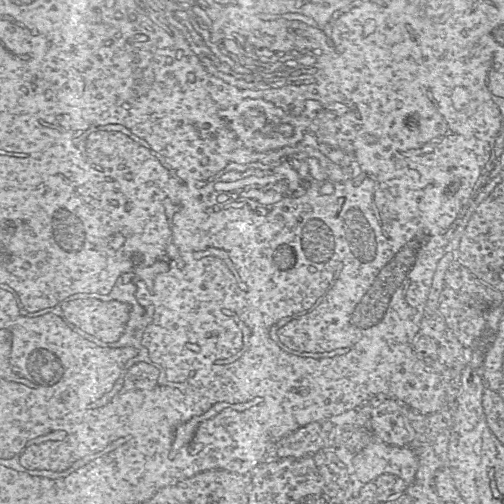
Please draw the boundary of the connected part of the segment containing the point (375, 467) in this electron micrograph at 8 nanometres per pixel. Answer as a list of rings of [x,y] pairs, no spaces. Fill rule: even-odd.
[[[374,439],[353,456],[352,464],[363,485],[374,482],[382,474],[399,476],[410,485],[415,480],[419,455],[410,447],[397,447]]]

